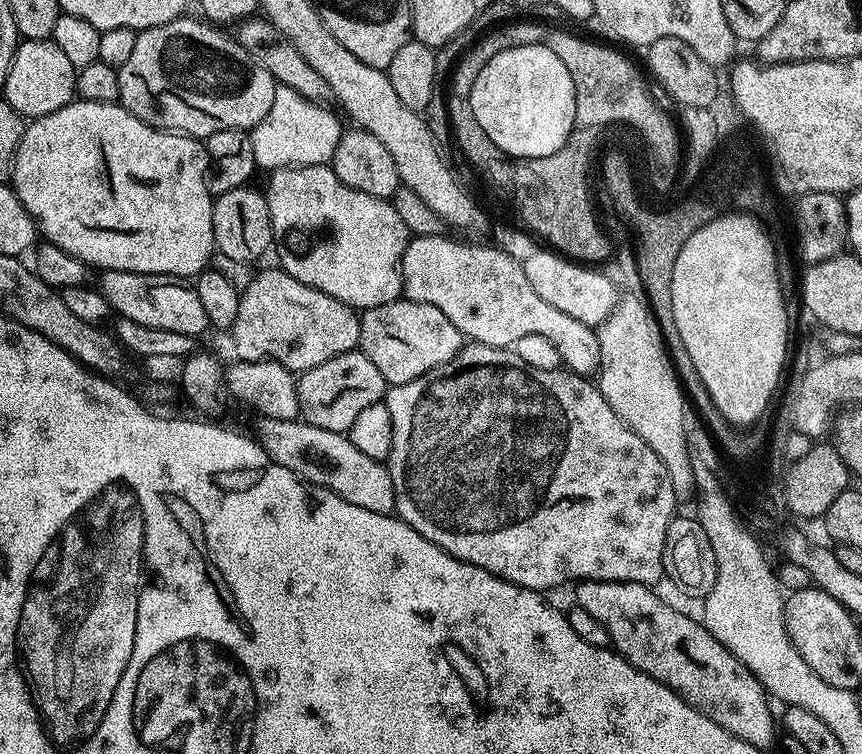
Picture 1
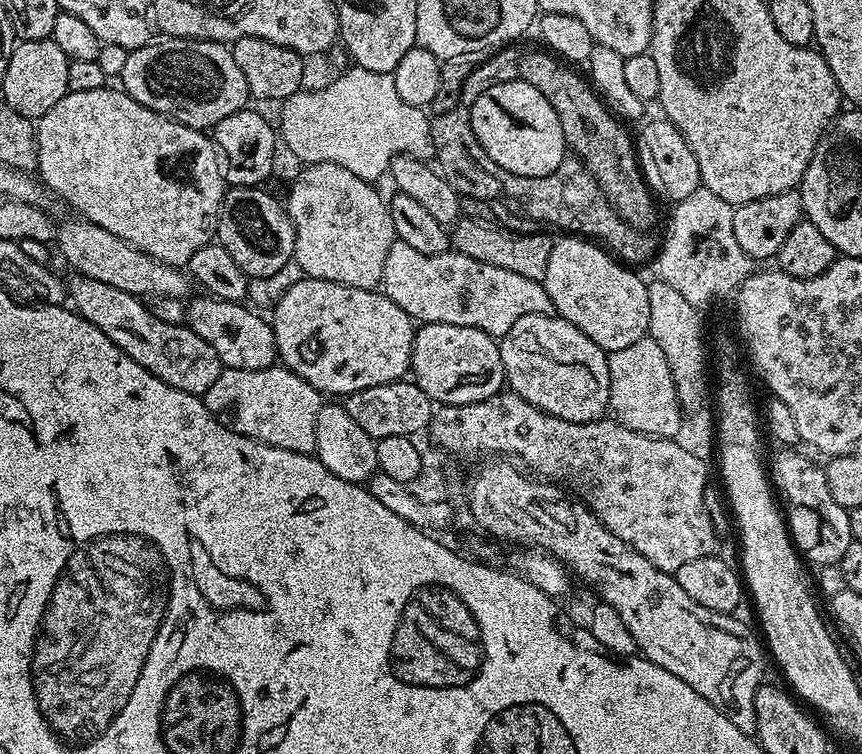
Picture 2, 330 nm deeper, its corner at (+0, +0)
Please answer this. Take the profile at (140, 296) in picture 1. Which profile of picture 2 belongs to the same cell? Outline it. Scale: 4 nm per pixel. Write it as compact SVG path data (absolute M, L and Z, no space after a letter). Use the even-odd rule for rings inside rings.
M200 294L197 300L191 300L186 304L186 324L218 354L224 368L262 370L277 363L274 330L265 317L264 320L260 317L263 315L259 311L244 302L218 300L207 294Z

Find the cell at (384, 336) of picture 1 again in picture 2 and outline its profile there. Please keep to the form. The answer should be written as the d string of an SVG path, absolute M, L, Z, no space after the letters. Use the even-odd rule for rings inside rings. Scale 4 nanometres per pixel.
M420 324L415 329L412 338L412 367L410 372L414 377L414 383L440 406L482 402L491 396L499 396L506 384L499 343L482 330L470 326Z

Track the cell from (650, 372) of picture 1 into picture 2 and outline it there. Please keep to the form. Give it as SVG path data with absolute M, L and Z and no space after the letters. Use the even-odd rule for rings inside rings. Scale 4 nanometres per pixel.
M651 338L634 342L626 350L607 353L610 366L610 405L615 419L630 430L647 436L674 438L680 425L680 403L670 374L670 362L662 354L662 346Z

